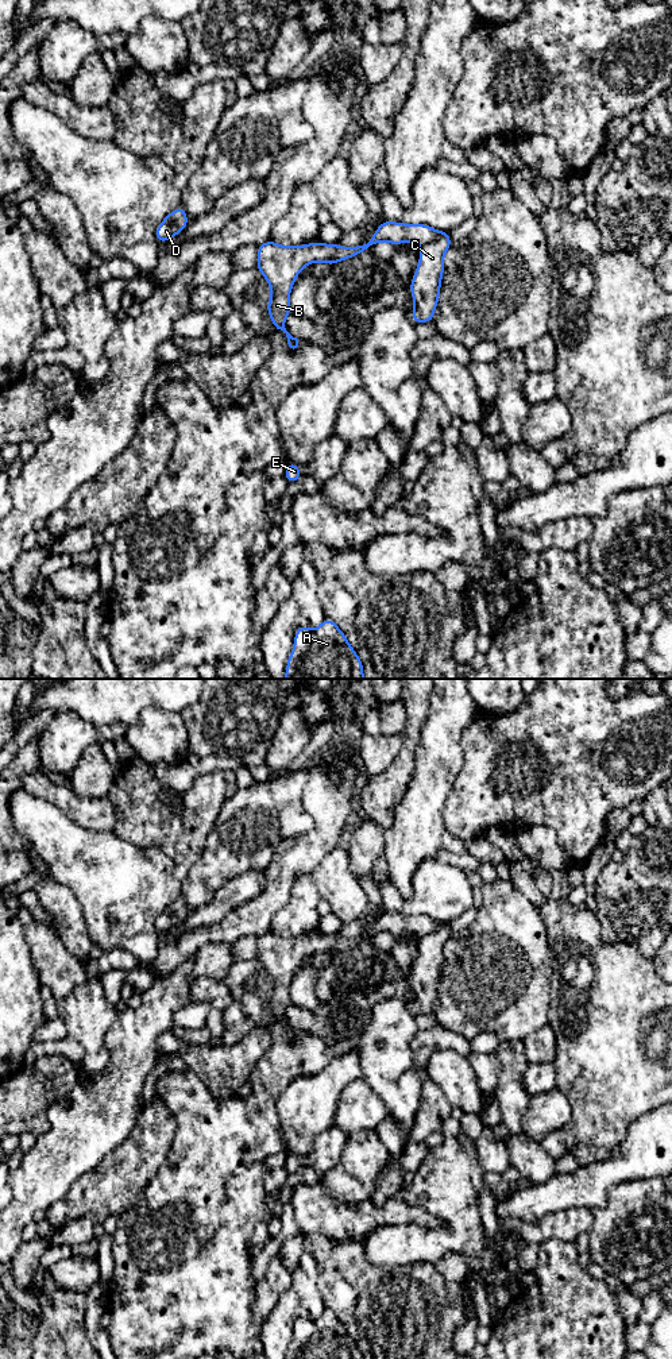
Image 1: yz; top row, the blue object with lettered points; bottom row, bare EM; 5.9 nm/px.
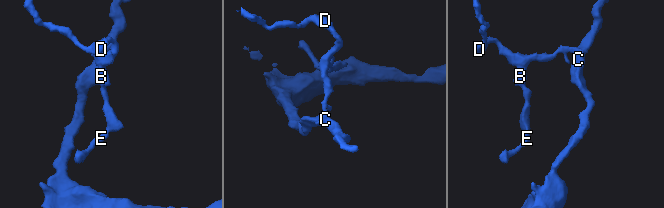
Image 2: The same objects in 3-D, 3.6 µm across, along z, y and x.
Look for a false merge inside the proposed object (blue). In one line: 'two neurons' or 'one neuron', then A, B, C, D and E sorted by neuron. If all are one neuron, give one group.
two neurons | A C / B D E

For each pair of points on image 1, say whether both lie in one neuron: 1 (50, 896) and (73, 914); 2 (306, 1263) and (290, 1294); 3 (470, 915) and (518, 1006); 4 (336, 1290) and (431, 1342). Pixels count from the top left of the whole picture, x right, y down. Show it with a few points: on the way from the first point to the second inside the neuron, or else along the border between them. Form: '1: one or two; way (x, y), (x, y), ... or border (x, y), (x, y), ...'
1: one; way (56, 899), (68, 911)
2: two; border (292, 1286), (297, 1294), (298, 1316)
3: two; border (478, 910), (477, 918), (466, 929), (452, 935)
4: one; way (359, 1300), (386, 1301), (402, 1317), (408, 1319)

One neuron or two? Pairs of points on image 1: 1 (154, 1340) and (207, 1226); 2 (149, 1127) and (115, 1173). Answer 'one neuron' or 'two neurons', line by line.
1: one neuron
2: one neuron

